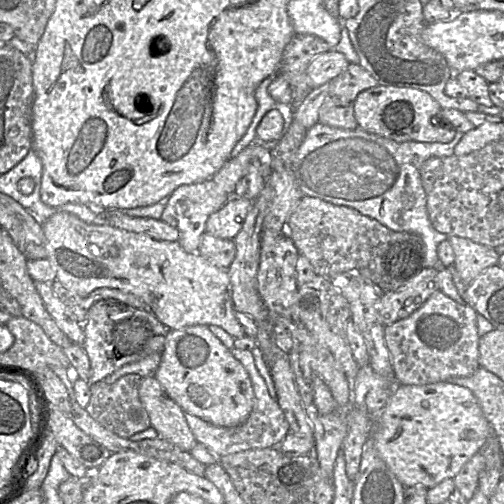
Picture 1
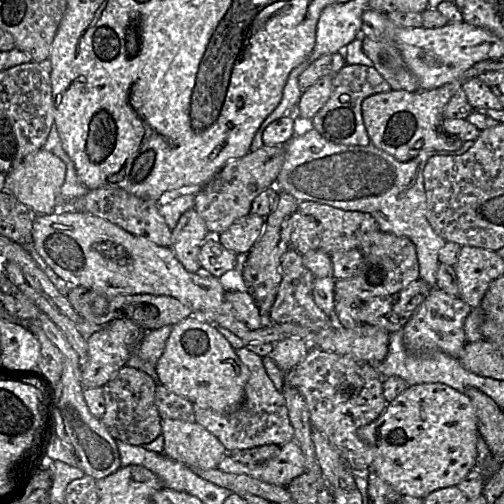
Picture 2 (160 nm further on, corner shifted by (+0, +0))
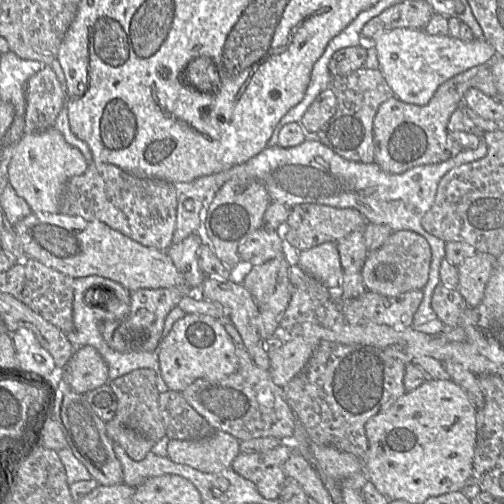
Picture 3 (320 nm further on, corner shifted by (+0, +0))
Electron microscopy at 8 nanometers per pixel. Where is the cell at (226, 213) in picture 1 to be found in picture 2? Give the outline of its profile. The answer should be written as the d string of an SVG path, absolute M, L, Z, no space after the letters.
M251 212L235 221L216 238L226 249L239 257L245 257L261 236L264 222L265 218Z

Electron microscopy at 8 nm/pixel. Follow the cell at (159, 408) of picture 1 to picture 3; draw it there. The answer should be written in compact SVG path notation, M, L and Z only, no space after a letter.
M223 431L198 440L174 440L167 445L168 458L204 473L219 473L231 467L240 454L240 441Z

